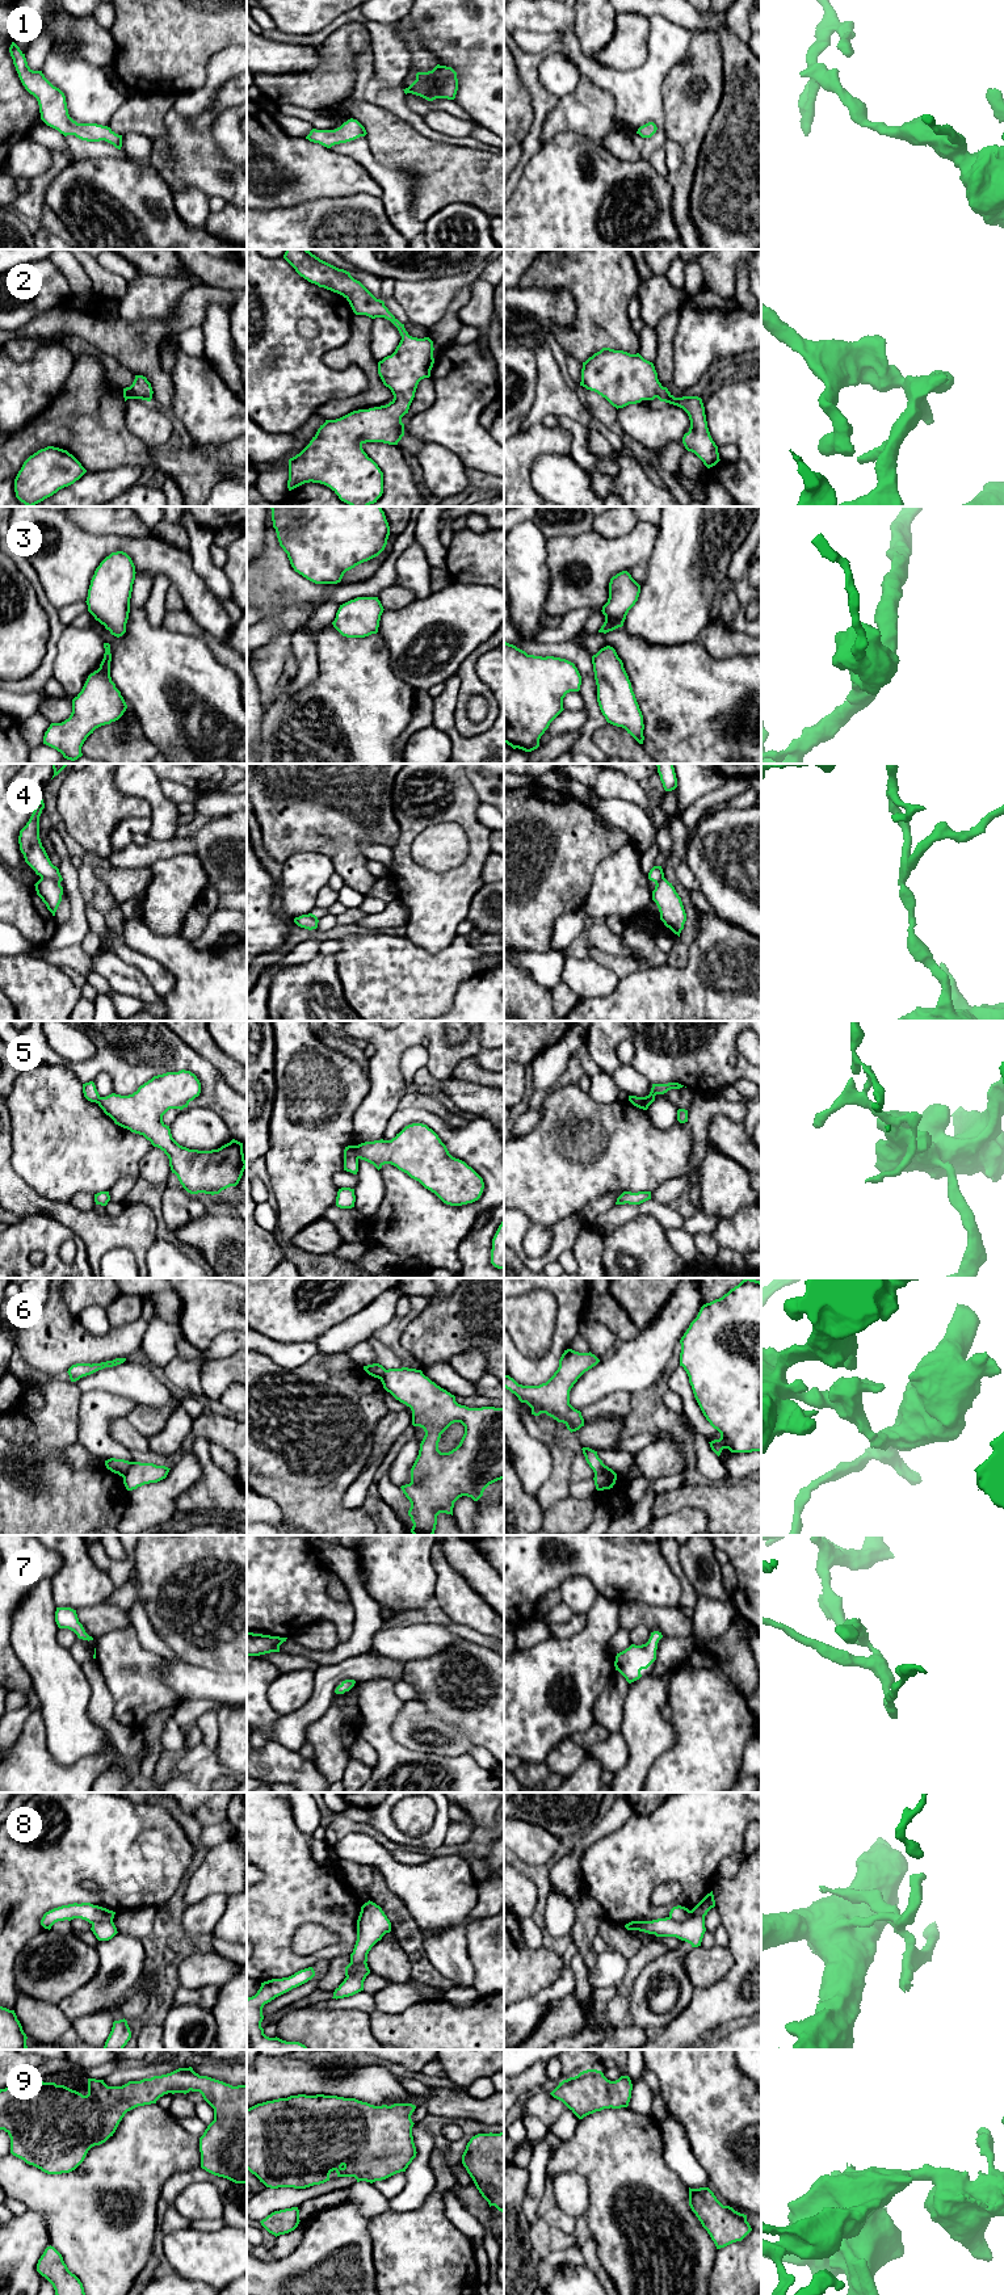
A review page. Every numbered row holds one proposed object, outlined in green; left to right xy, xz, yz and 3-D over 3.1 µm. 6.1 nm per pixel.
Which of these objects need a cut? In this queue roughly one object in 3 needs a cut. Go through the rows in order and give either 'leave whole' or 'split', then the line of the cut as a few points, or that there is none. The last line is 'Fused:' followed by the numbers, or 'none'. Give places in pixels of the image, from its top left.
1: leave whole; no cut
2: leave whole; no cut
3: leave whole; no cut
4: split; cut in xy along (41, 875), (50, 877), (59, 883)
5: split; cut in xz along (355, 1146), (355, 1152), (358, 1157)
6: split; cut in xy along (131, 1462), (122, 1476)
7: leave whole; no cut
8: split; cut in yz along (690, 1911), (680, 1921), (675, 1921), (669, 1916)
9: leave whole; no cut
Fused: 4, 5, 6, 8

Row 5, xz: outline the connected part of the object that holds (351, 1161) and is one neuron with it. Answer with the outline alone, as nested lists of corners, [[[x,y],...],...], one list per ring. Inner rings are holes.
[[[348,1146],[344,1149],[344,1170],[357,1174],[358,1157],[356,1153],[356,1146]]]

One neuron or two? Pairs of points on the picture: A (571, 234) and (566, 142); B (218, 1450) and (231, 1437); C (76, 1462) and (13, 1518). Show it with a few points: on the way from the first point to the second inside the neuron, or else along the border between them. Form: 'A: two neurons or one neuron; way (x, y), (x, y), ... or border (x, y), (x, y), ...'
A: one neuron; way (571, 211), (570, 164)
B: two neurons; border (210, 1441), (232, 1454)
C: two neurons; border (63, 1449), (66, 1462), (75, 1470), (101, 1466)

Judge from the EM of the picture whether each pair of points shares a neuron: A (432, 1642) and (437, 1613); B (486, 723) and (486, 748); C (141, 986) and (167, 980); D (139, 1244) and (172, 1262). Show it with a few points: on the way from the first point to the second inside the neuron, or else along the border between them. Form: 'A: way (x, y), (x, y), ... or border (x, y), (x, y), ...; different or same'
A: border (445, 1625), (411, 1623), (404, 1626); different
B: border (456, 723), (465, 736), (490, 727); different
C: border (129, 963), (143, 972), (160, 997); different
D: border (156, 1239), (146, 1256), (145, 1264); different

